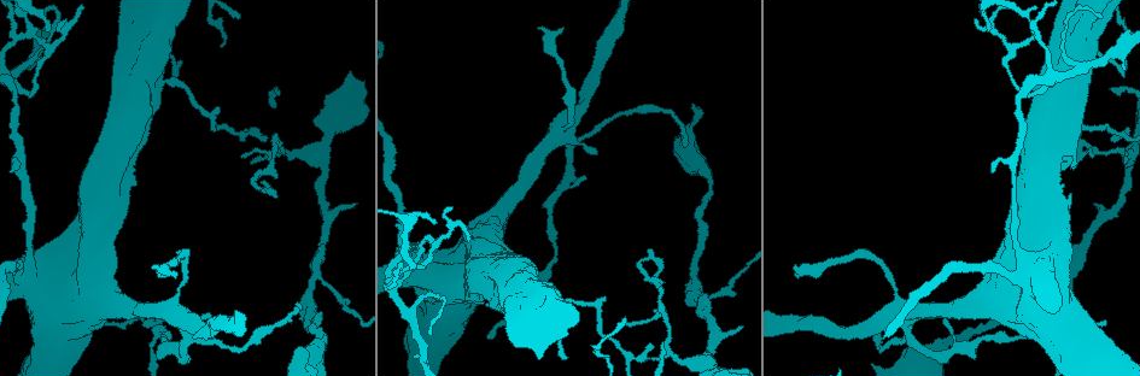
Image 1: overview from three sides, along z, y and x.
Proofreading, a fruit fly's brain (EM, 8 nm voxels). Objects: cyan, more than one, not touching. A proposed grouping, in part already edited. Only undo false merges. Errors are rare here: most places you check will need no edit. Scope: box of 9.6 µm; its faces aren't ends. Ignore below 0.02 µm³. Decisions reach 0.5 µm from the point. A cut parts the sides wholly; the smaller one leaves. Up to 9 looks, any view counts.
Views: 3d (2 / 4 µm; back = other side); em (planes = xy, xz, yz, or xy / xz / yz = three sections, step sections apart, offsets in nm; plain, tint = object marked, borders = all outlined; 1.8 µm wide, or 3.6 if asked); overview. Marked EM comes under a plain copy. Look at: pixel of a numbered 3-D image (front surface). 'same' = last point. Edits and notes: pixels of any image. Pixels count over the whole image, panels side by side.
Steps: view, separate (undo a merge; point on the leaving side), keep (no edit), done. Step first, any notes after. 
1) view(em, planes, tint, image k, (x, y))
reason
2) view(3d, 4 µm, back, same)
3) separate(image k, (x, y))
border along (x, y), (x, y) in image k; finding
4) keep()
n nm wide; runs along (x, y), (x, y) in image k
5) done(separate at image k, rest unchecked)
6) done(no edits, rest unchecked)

view(em, xz, step 8, tint, image 1, (172, 312))
calibre changes

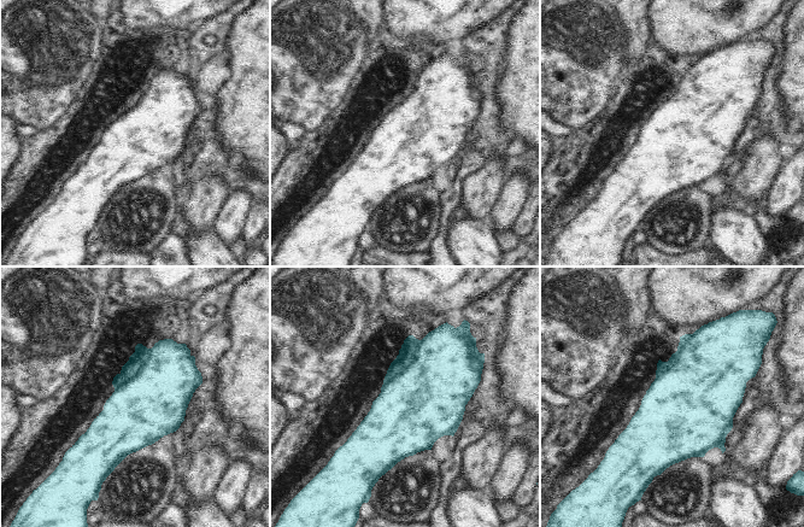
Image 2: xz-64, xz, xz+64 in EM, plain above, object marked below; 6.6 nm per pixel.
view(em, planes, tint, same)
another direction

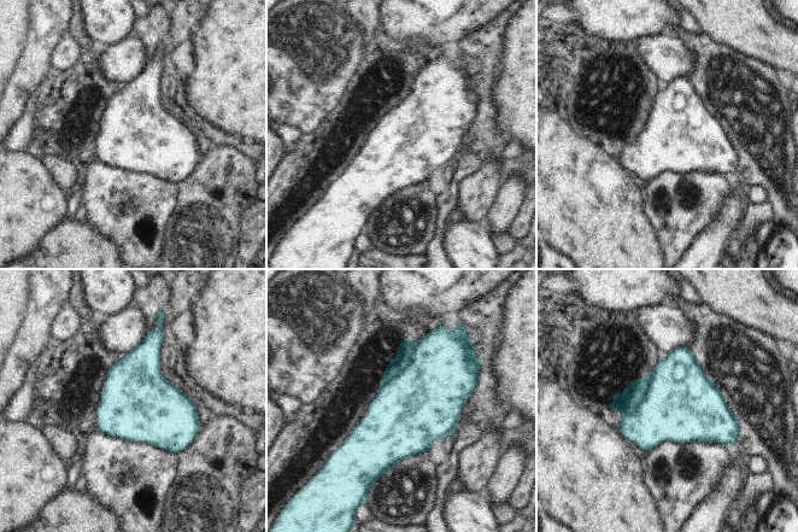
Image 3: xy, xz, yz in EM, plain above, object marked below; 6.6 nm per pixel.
keep()
all the same neuron

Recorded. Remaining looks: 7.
view(em, 3.6 µm, yz, step 16, tint, image 1, (30, 264))
thick turns thin

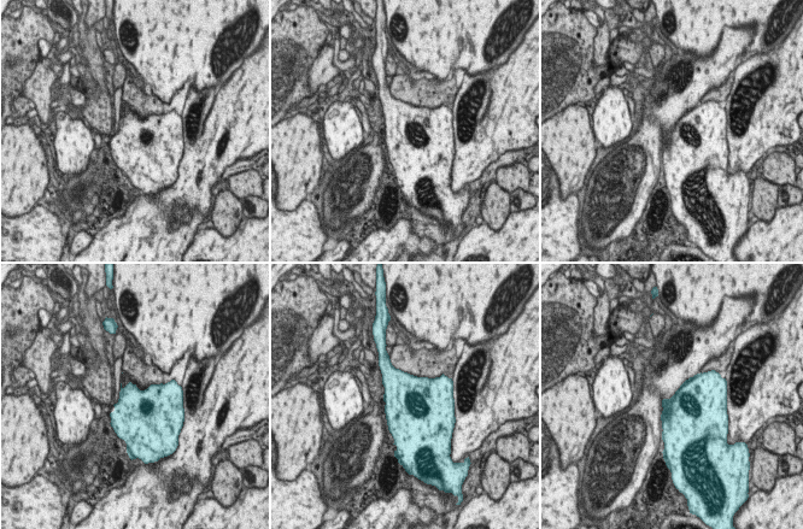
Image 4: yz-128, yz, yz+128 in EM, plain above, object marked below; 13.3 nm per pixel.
view(em, 3.6 µm, planes, tint, same)

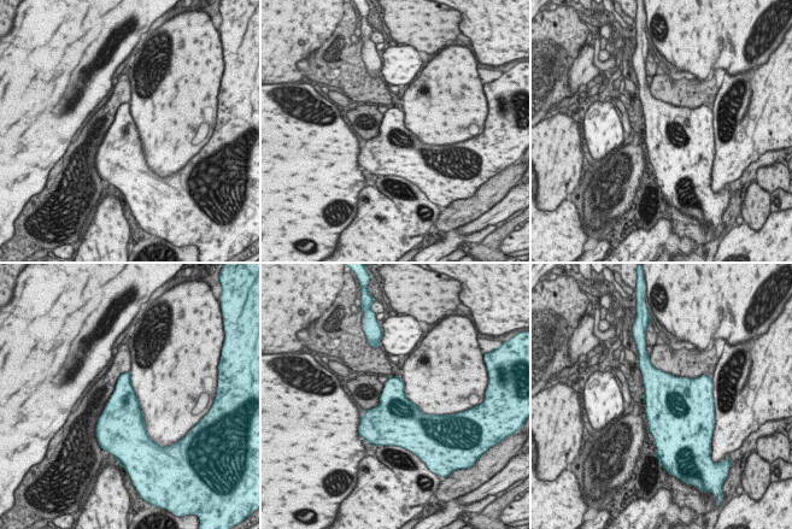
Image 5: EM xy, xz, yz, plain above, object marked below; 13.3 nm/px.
keep()
460 nm wide; all the same neuron

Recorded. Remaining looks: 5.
view(em, xz, step 8, tint, image 1, (1070, 276))
three arms meet

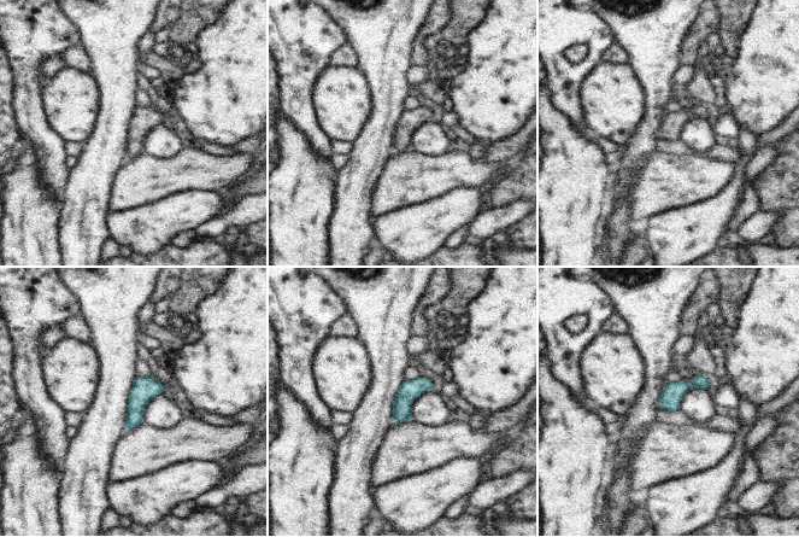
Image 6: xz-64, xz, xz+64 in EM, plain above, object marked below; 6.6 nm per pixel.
keep()
140 nm wide; one neuron here

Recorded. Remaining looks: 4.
view(3d, 4 µm, image 1, (402, 282))
two arms at a narrow angle

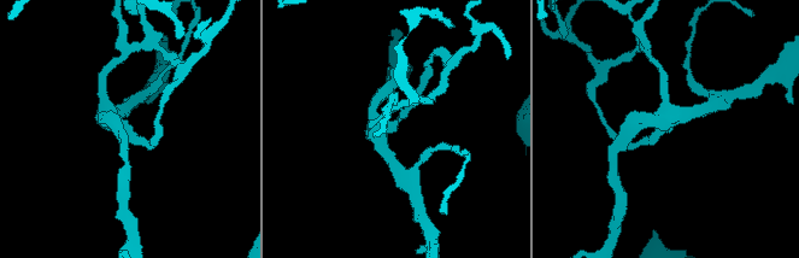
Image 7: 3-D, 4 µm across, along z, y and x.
view(em, planes, tint, image 7, (392, 126))
4 arms; now the EM

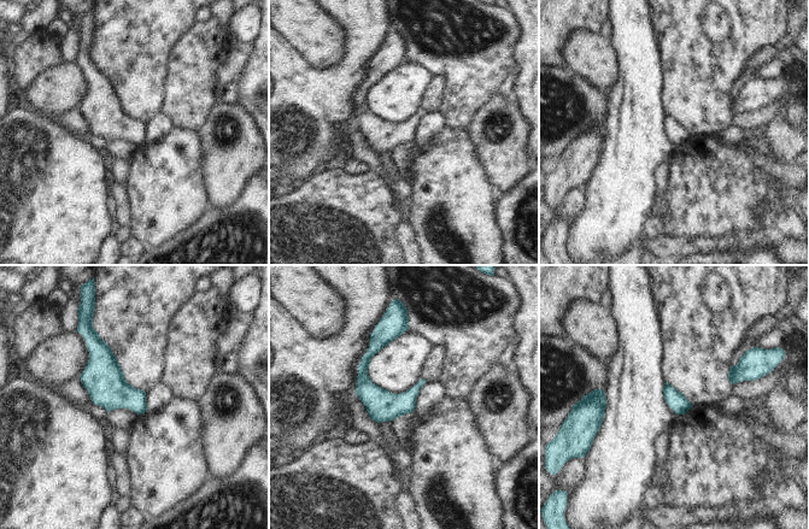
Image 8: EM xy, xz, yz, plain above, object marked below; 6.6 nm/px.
keep()
runs along (398, 328), (363, 365), (377, 418) in image 8; all the same neuron

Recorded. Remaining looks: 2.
done(no edits, rest unchecked)

